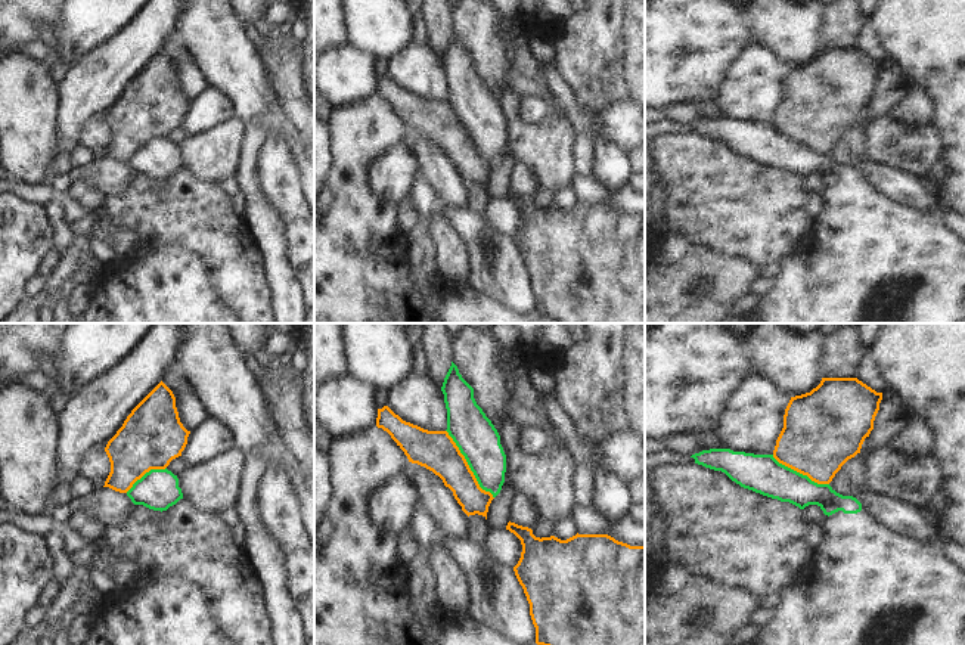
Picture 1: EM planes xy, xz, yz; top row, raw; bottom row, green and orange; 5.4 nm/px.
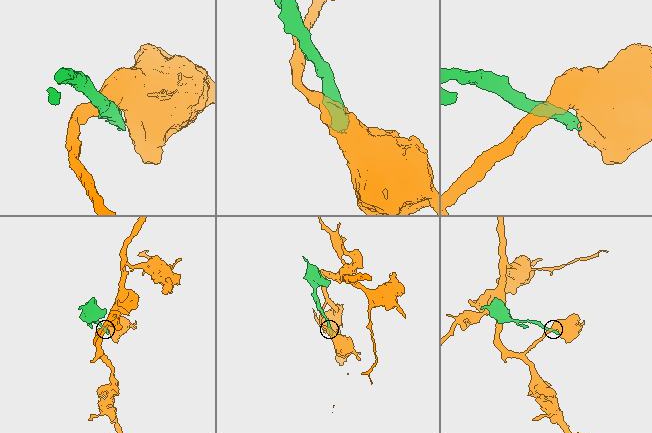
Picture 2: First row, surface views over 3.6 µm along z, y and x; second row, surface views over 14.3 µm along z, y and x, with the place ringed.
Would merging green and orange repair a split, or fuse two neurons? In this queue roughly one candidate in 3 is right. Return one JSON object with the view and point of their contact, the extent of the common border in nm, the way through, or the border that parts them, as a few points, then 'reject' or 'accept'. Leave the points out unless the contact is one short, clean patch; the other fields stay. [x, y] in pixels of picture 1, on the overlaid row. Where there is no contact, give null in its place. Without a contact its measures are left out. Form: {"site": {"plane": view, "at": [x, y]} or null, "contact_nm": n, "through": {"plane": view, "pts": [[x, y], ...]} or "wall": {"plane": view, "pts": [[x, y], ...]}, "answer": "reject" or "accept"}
{"site": {"plane": "xz", "at": [468, 464]}, "contact_nm": 460, "wall": {"plane": "xz", "pts": [[446, 430], [477, 483], [493, 498]]}, "answer": "reject"}

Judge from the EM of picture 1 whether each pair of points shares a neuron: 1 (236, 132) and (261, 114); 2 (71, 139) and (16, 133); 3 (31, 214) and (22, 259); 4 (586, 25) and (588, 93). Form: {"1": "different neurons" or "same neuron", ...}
{"1": "different neurons", "2": "different neurons", "3": "same neuron", "4": "same neuron"}

